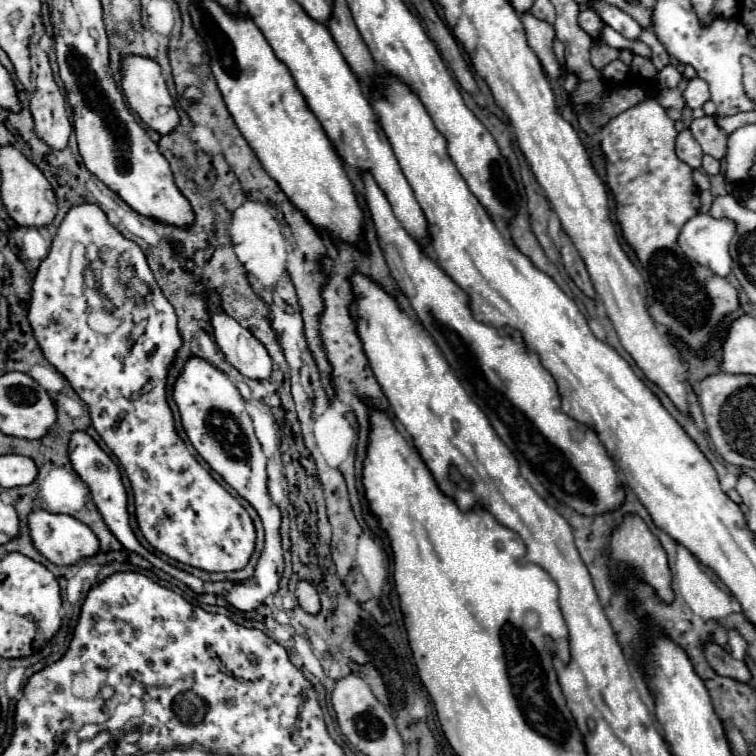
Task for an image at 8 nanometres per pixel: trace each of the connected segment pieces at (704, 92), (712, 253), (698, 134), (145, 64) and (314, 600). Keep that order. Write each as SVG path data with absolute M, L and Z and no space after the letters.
M694 77L688 81L688 87L684 91L684 97L686 97L686 105L690 109L696 109L696 107L702 107L708 99L710 99L710 91L708 91L708 85L706 81Z
M698 213L682 227L678 243L692 261L712 269L720 277L728 277L732 271L728 249L734 233L736 221L714 219L708 213Z
M702 117L694 119L690 125L690 131L694 133L696 141L700 143L702 151L722 159L726 155L726 143L728 143L728 133L716 123L714 117Z
M132 55L124 59L124 69L122 69L122 91L130 103L130 107L140 115L140 119L154 131L158 131L160 135L168 135L172 133L178 125L180 125L180 117L176 111L176 105L168 93L166 81L162 77L160 65L152 59L140 57L140 55Z
M300 581L296 587L296 595L298 595L298 603L306 613L316 615L320 611L320 597L316 593L316 589L308 583L308 581Z

